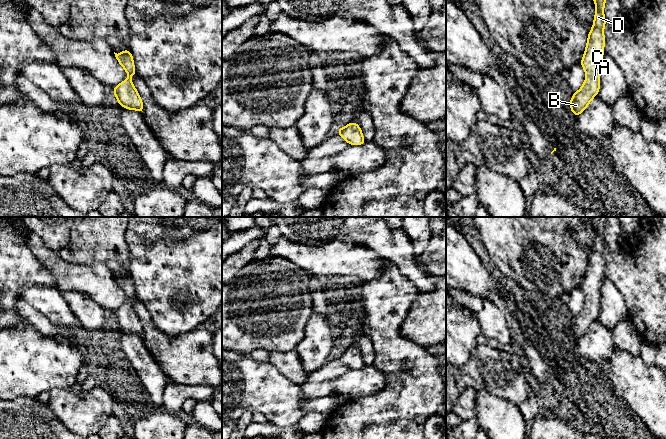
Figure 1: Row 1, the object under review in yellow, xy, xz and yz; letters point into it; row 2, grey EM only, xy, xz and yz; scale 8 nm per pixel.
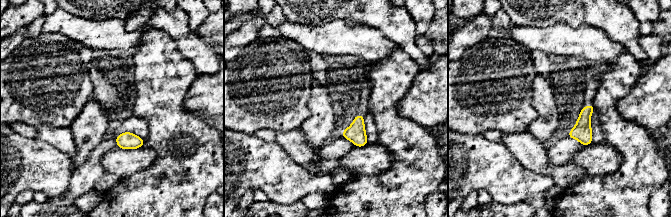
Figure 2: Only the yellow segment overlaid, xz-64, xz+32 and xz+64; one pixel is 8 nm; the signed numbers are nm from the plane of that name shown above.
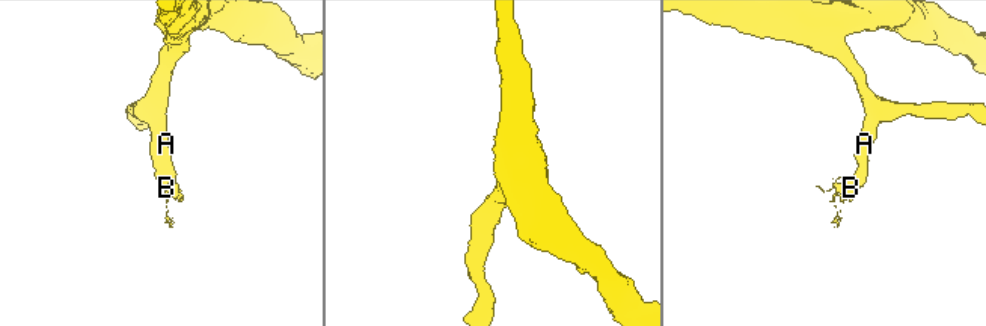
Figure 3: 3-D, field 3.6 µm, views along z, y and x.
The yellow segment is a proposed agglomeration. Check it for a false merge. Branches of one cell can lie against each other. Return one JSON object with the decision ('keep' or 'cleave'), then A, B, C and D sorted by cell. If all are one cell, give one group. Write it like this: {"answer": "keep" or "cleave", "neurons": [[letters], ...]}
{"answer": "keep", "neurons": [["A", "B", "C", "D"]]}

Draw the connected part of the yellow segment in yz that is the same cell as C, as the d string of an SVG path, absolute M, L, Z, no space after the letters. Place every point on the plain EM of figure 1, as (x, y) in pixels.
M592 217L596 236L594 247L590 256L583 282L580 286L586 297L584 308L579 315L576 315L569 327L575 341L581 338L589 329L591 324L598 319L600 314L600 288L604 279L604 251L606 243L604 241L604 230L606 217Z

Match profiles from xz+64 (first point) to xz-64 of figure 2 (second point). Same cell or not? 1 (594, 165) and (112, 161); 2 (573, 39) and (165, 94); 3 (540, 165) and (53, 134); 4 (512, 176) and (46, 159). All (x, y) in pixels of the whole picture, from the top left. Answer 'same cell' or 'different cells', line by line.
1: same cell
2: different cells
3: same cell
4: same cell

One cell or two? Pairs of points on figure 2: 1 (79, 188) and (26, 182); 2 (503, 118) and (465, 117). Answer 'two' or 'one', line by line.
1: two
2: one

